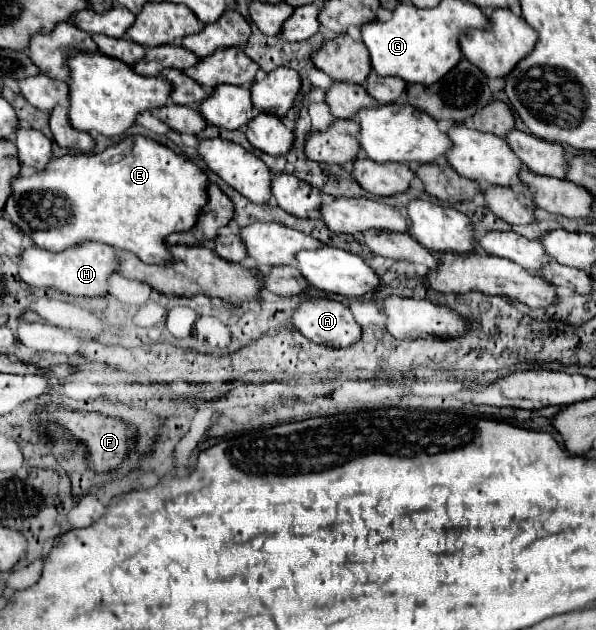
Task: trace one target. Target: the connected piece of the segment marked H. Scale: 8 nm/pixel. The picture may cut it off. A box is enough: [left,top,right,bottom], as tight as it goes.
[19,243,117,297]

